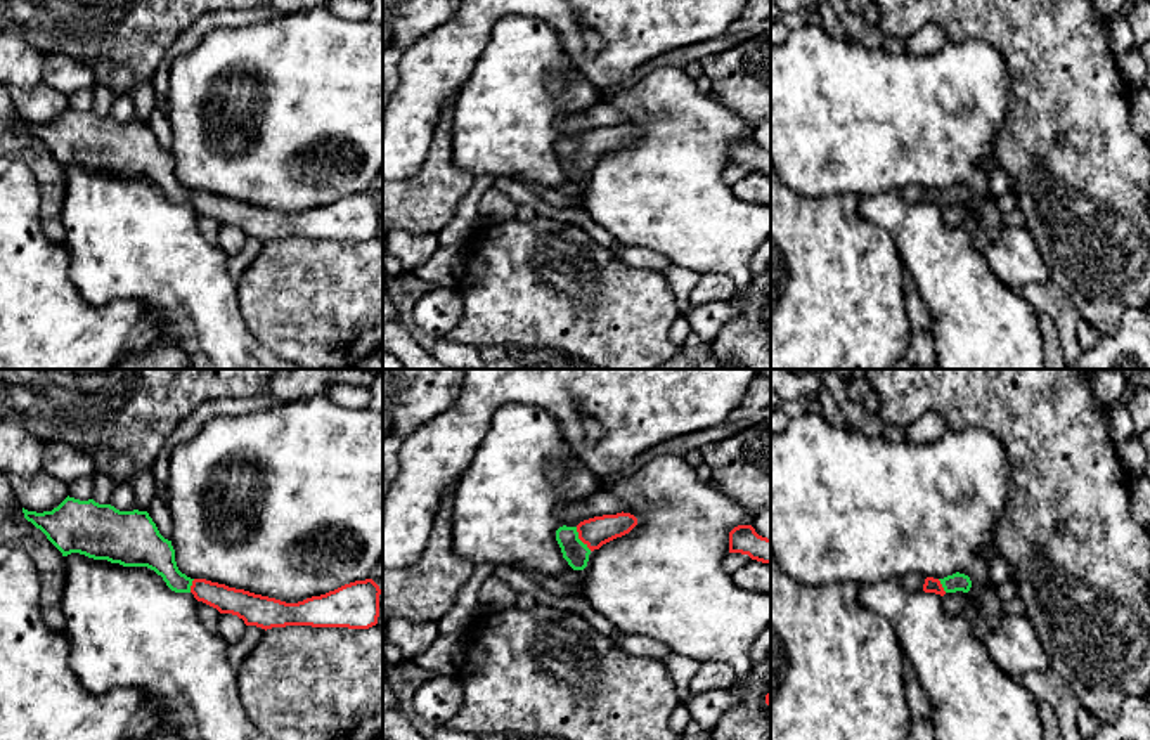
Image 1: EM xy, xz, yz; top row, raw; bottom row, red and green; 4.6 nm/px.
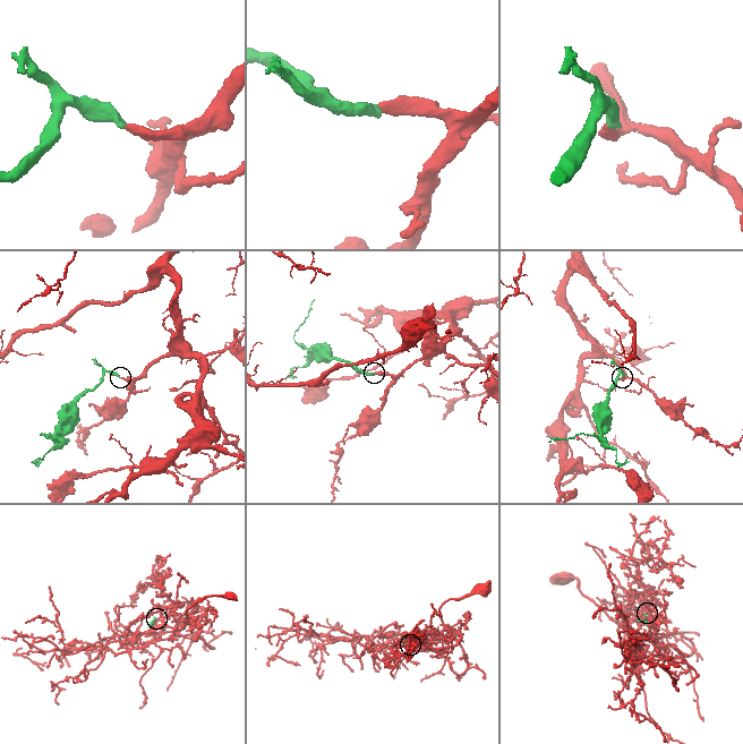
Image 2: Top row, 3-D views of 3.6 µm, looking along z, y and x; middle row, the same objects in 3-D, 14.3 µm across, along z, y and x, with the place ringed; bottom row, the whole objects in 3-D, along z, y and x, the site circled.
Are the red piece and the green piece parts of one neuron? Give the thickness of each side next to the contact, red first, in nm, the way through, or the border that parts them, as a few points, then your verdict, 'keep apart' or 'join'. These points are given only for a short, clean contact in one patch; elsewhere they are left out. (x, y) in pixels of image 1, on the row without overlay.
140/110 nm | across xz (594, 144), (581, 151), (574, 162) | join

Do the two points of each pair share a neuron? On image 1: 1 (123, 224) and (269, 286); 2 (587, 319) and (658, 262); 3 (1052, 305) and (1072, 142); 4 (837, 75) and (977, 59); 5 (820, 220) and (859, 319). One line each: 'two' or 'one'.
1: two
2: two
3: two
4: one
5: one

